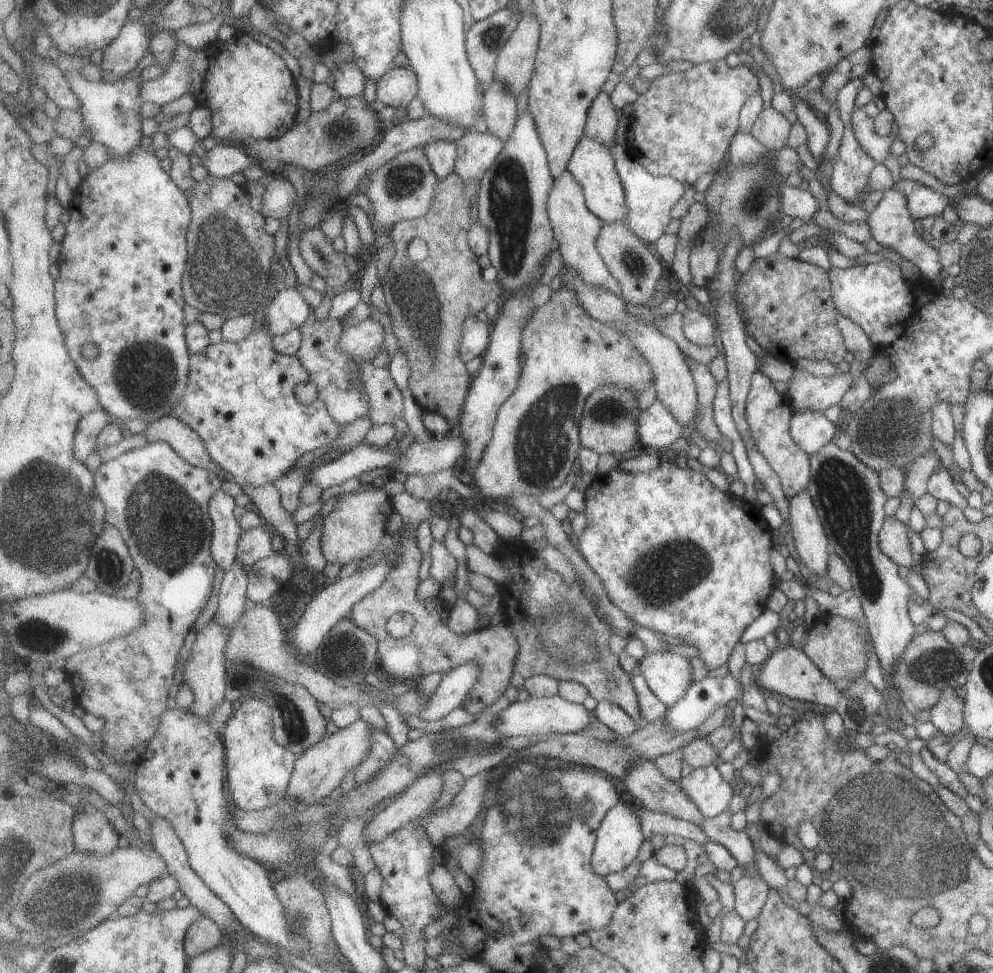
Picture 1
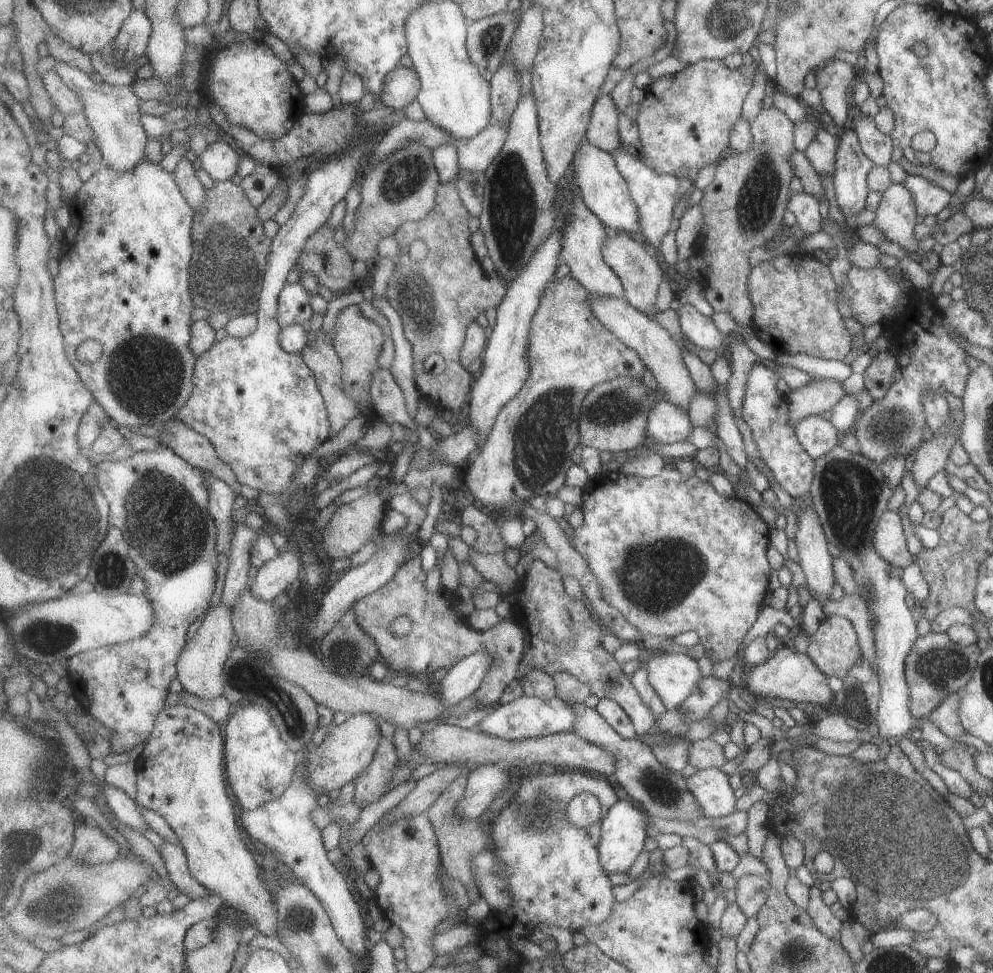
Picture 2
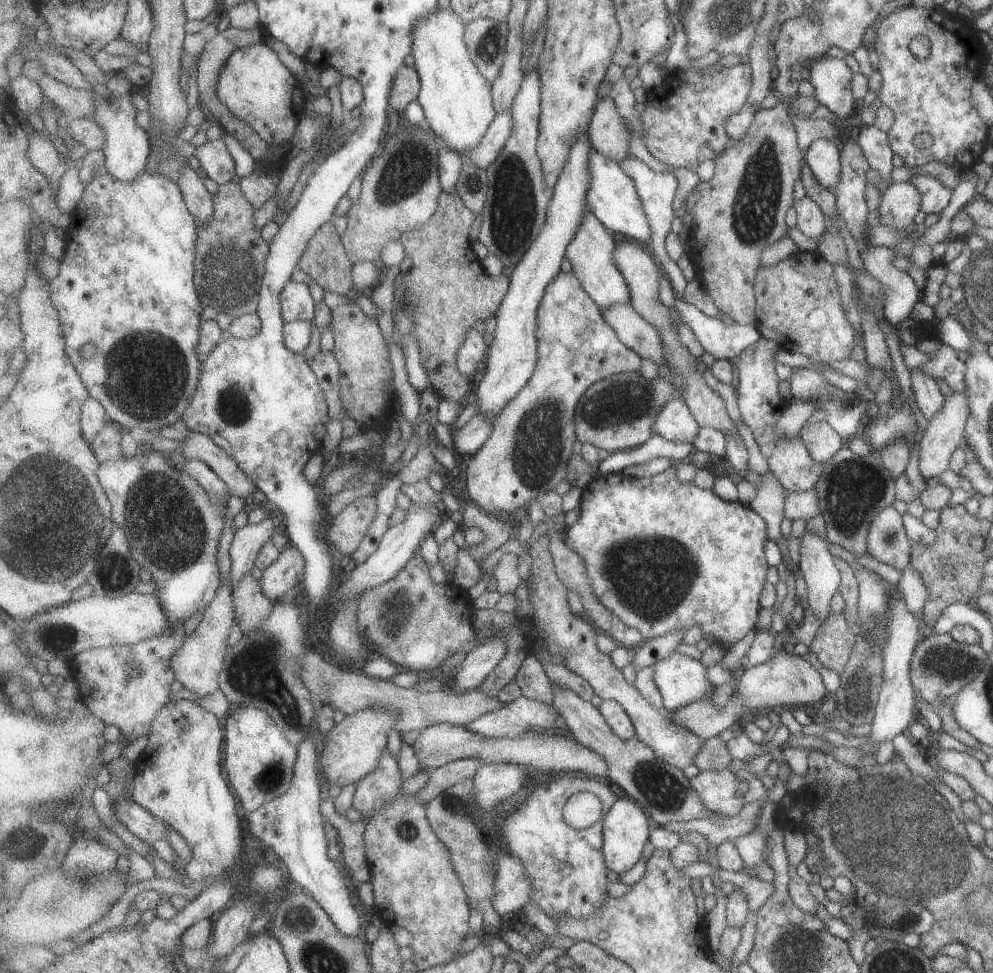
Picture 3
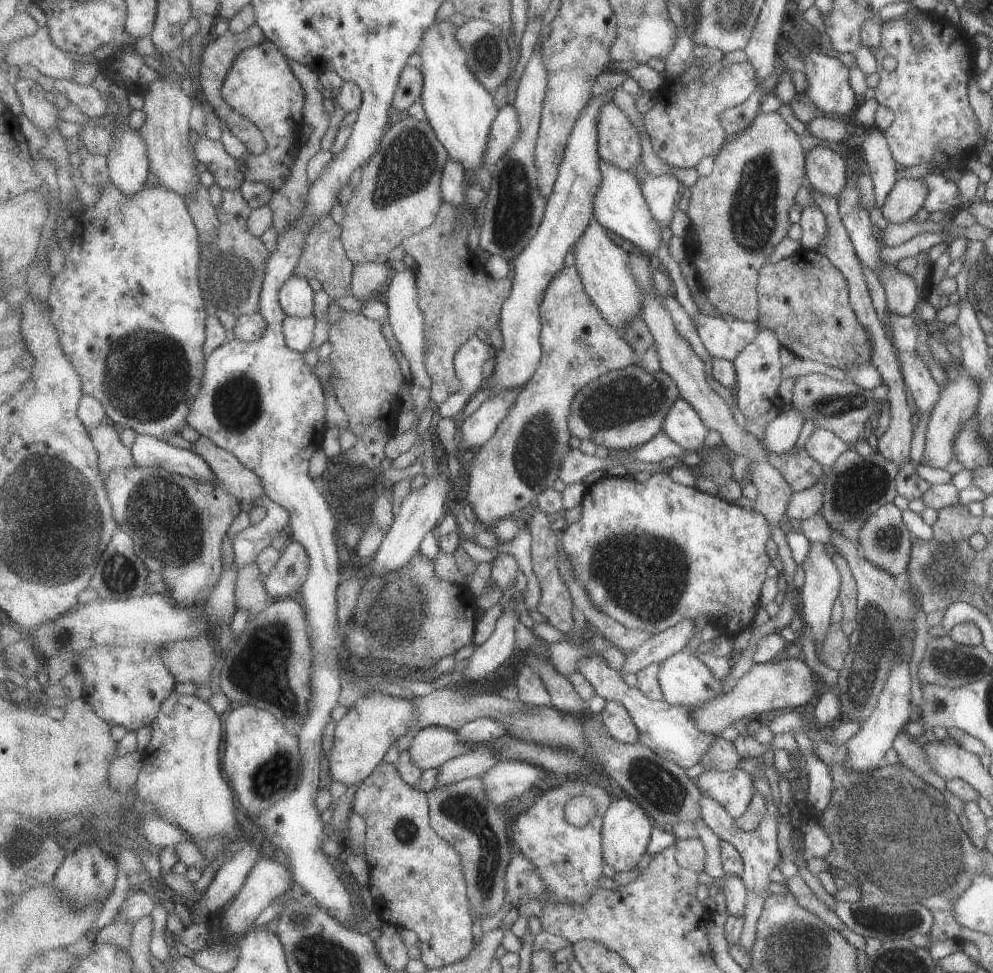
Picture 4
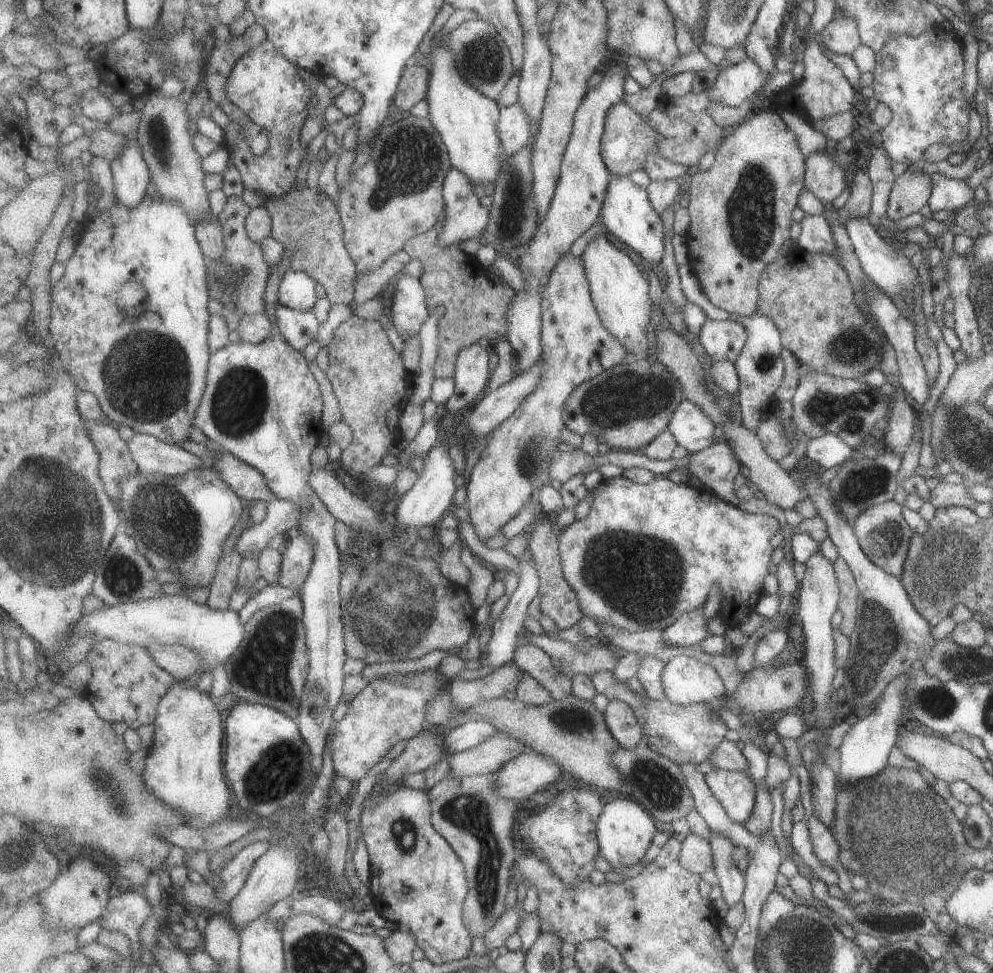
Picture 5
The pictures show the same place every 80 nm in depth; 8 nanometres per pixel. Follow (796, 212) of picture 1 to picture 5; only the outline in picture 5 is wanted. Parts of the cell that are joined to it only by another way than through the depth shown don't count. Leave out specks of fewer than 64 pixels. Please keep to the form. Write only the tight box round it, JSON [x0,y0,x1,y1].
[796,214,836,256]

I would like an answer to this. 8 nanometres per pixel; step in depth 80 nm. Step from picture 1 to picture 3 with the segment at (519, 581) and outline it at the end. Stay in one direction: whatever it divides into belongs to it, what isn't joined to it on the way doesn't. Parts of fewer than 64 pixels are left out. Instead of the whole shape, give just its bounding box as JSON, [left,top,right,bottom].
[528,533,705,770]

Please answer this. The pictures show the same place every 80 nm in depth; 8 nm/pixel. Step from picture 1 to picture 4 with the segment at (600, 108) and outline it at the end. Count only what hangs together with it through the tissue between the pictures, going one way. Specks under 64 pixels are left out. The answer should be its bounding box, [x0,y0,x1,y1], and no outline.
[598,99,642,171]

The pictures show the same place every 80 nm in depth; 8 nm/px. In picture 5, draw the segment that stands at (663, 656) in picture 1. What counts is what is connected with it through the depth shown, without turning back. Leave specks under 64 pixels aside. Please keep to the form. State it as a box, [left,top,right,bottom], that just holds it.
[662,655,727,705]

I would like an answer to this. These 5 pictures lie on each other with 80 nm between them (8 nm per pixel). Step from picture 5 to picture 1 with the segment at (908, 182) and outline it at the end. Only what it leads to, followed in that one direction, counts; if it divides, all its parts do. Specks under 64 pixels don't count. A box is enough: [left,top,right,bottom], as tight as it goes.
[867,187,942,283]

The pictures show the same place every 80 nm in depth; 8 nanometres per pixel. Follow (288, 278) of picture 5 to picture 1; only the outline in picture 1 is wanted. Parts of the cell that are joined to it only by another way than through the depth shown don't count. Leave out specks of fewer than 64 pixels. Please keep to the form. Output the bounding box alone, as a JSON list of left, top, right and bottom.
[267,286,311,337]

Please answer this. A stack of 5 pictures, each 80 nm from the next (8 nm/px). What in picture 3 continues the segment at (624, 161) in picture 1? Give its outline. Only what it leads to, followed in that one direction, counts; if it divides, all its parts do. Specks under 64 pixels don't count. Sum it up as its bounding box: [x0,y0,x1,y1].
[620,156,688,300]

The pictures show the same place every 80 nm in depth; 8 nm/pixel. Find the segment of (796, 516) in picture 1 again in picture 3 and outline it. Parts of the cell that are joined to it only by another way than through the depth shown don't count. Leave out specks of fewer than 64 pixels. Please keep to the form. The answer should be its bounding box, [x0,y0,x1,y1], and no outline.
[798,530,842,622]

